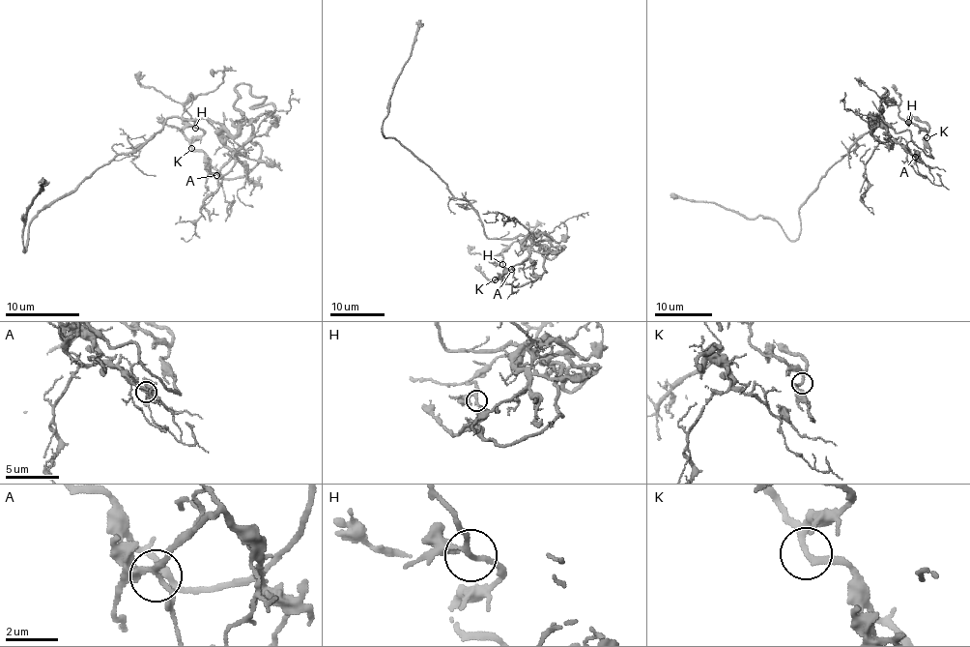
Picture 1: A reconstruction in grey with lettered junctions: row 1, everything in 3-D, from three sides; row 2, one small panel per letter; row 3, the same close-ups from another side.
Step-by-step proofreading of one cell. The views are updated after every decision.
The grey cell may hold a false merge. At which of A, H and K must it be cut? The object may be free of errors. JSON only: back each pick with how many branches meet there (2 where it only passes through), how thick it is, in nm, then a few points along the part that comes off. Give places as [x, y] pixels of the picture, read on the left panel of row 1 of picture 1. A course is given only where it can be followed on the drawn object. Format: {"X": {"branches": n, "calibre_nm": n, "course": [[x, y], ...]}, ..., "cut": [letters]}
{"H": {"branches": 3, "calibre_nm": 170, "course": [[195, 128], [189, 112], [152, 86], [138, 84], [124, 131], [120, 134]]}, "cut": ["H"]}

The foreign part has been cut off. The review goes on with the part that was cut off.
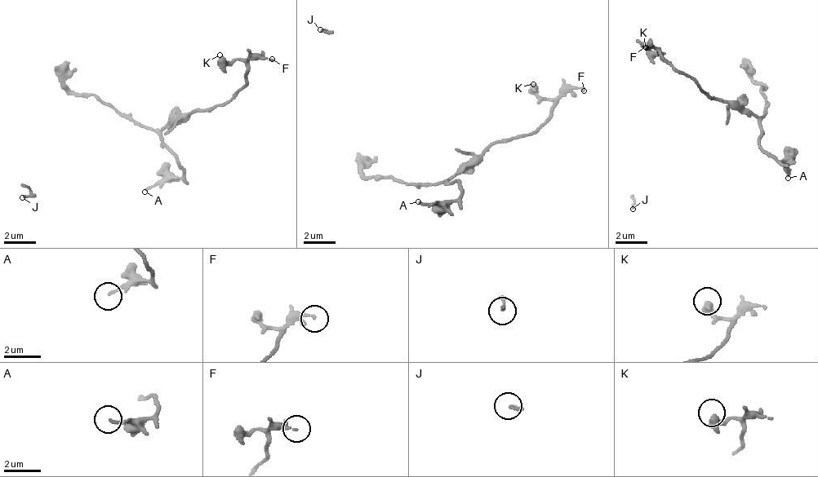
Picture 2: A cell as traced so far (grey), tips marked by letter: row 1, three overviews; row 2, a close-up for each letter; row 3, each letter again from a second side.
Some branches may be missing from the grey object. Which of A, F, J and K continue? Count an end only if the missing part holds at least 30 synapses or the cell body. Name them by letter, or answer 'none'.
J

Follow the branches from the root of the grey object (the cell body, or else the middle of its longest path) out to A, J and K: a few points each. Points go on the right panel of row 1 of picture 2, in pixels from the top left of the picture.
A: (764, 100), (767, 103), (762, 113), (758, 143), (786, 169), (788, 178)
J: (764, 100), (766, 94), (762, 88), (759, 85), (752, 85), (635, 200), (633, 209)
K: (764, 100), (767, 103), (762, 117), (732, 110), (701, 90), (701, 86), (660, 50), (649, 50), (646, 47)

